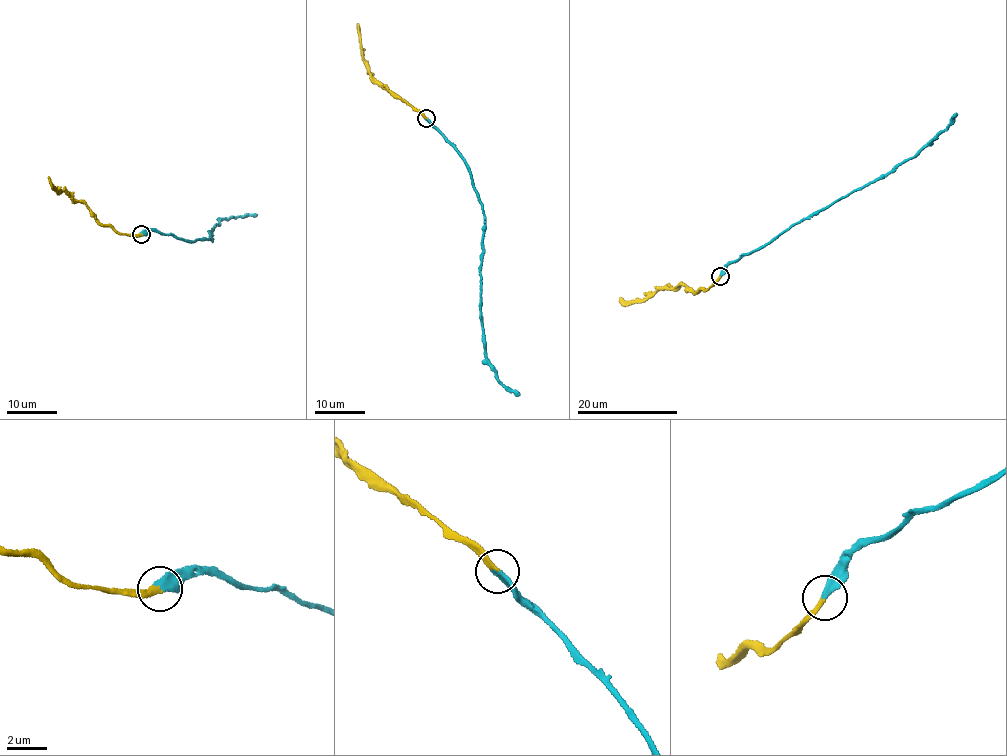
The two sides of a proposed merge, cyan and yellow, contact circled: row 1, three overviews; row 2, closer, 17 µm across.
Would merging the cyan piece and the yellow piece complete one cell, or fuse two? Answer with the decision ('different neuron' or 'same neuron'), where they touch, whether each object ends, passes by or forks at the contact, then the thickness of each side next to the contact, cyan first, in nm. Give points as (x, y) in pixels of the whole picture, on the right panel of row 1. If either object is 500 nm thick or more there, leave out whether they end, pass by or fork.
same neuron | (720, 276) | cyan ends | yellow ends | 360/280 nm

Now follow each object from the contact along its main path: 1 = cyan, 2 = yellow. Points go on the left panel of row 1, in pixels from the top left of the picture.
1: (141, 234), (151, 230), (194, 242), (212, 240), (210, 231), (221, 220), (257, 215)
2: (141, 234), (115, 231), (101, 225), (85, 204), (63, 190), (56, 190), (48, 176)

